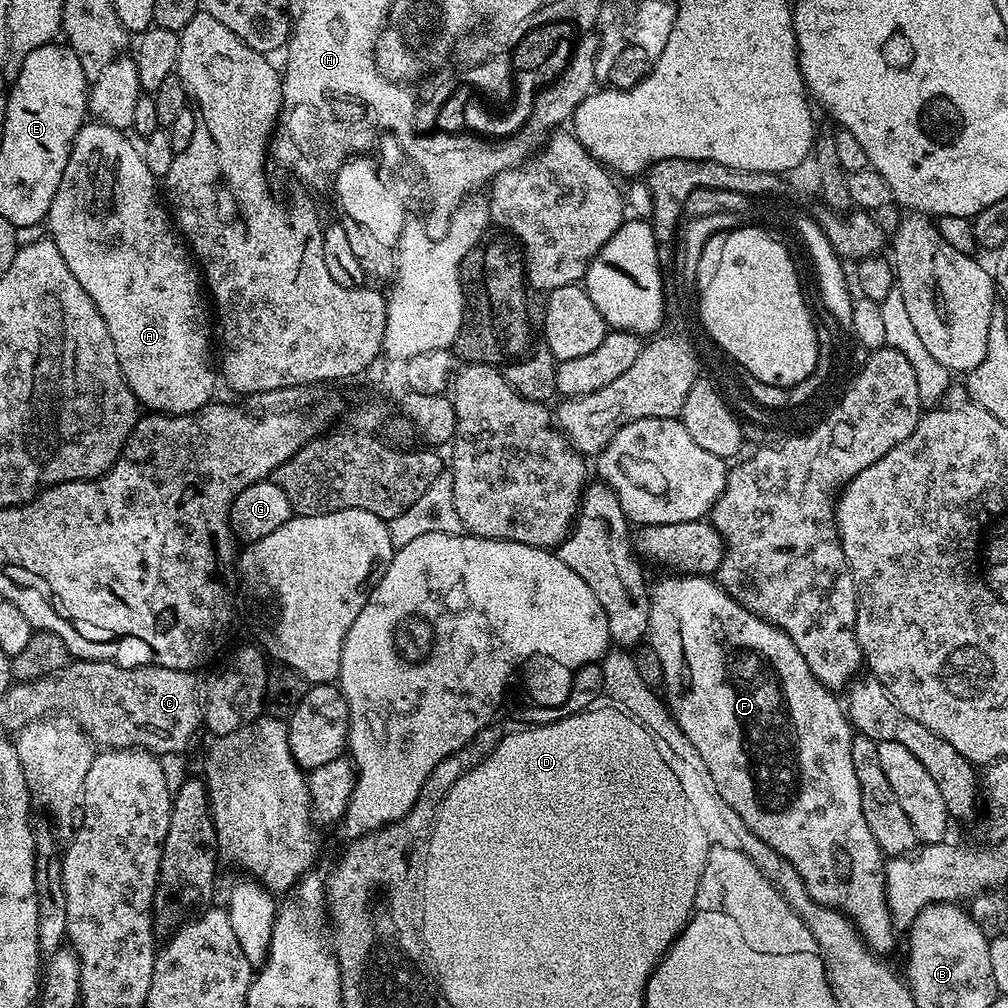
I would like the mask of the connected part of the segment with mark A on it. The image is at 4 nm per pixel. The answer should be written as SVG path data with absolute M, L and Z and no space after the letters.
M86 122L79 130L72 143L70 158L66 162L66 170L62 170L62 182L58 182L58 194L54 194L54 202L50 206L46 217L48 224L47 235L58 246L58 254L62 254L62 262L70 266L70 274L78 278L78 286L90 294L90 302L98 306L98 314L102 314L102 322L106 322L106 330L110 330L110 342L114 342L114 354L120 363L120 373L126 378L130 390L136 396L145 409L156 414L169 416L187 416L189 412L197 412L205 404L213 399L212 391L218 384L218 372L214 367L214 356L208 353L208 316L210 320L210 308L206 303L206 292L202 287L202 276L194 263L194 257L181 233L174 227L167 211L160 212L162 200L156 197L158 192L157 177L146 170L146 162L141 149L136 148L127 140L125 133L119 128L111 128L105 124Z

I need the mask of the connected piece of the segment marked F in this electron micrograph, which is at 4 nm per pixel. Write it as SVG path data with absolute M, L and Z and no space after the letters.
M672 574L676 576L664 576L657 584L653 583L650 588L650 618L648 619L647 643L658 654L658 662L662 662L662 674L664 675L663 695L666 697L666 707L672 714L672 719L680 728L682 734L702 754L706 762L706 770L710 770L710 778L714 778L714 786L718 786L718 794L730 806L742 822L766 846L778 850L794 870L806 882L806 890L810 890L810 898L827 908L836 908L844 913L853 924L856 925L857 932L864 939L864 945L877 956L887 957L887 952L896 944L898 929L892 923L892 911L888 908L888 883L884 877L884 866L886 857L884 852L874 842L874 834L870 834L870 826L866 826L866 818L862 814L862 790L858 790L858 777L854 775L854 762L850 759L850 746L854 729L846 715L846 708L843 703L835 700L833 689L822 686L818 678L806 666L806 658L798 654L798 646L790 642L790 638L785 632L778 630L773 624L766 623L762 618L758 618L750 610L738 603L726 590L720 587L715 579L704 574Z

